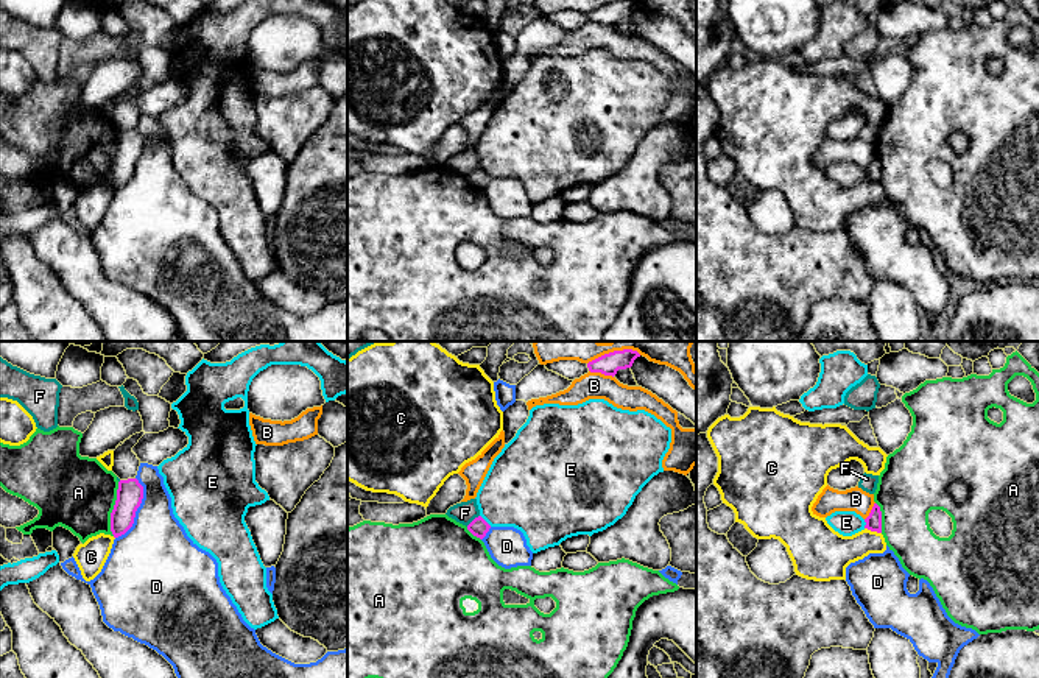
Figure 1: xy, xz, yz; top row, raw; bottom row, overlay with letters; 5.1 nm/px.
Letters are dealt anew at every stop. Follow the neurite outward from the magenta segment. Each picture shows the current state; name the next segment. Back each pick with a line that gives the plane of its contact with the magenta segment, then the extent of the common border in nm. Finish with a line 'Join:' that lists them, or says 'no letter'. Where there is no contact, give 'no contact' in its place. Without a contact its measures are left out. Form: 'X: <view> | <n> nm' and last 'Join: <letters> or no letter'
Join: no letter

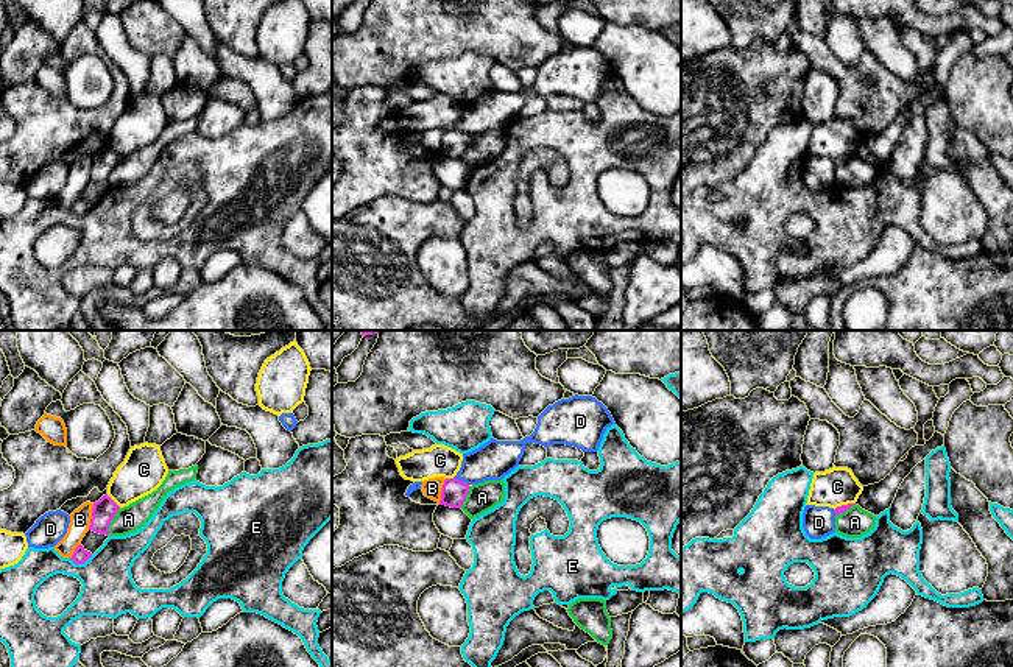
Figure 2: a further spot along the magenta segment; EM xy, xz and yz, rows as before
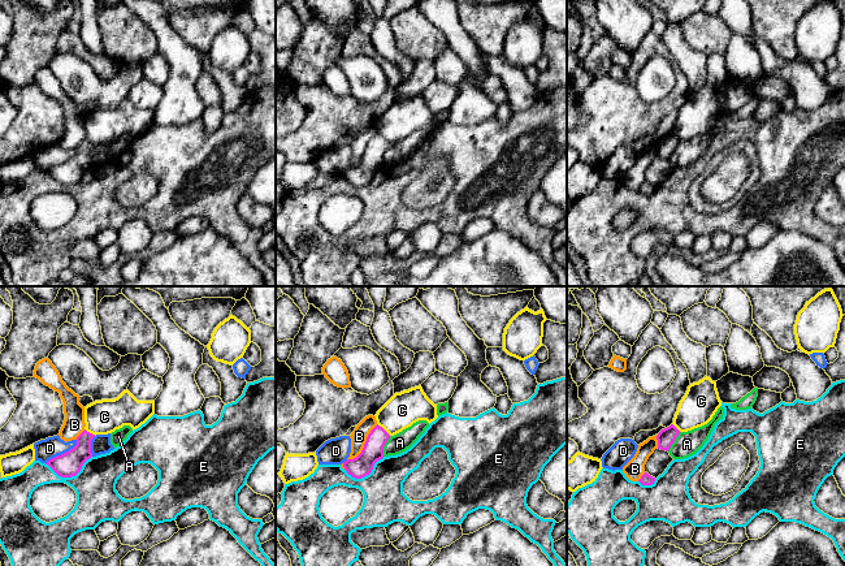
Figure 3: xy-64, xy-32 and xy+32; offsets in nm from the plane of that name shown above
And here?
Join: no letter

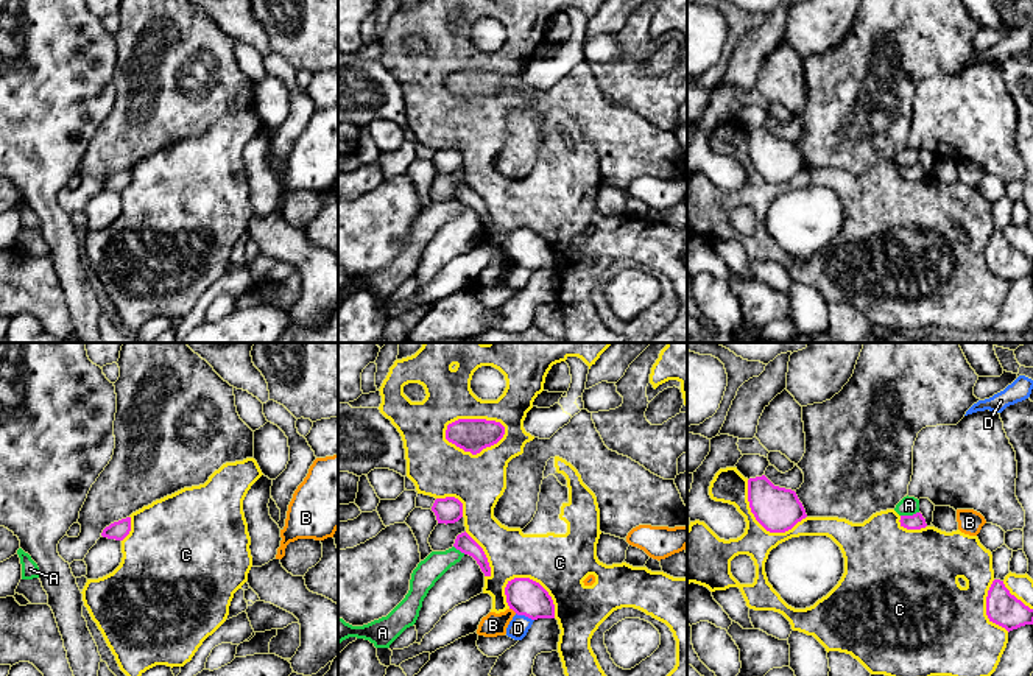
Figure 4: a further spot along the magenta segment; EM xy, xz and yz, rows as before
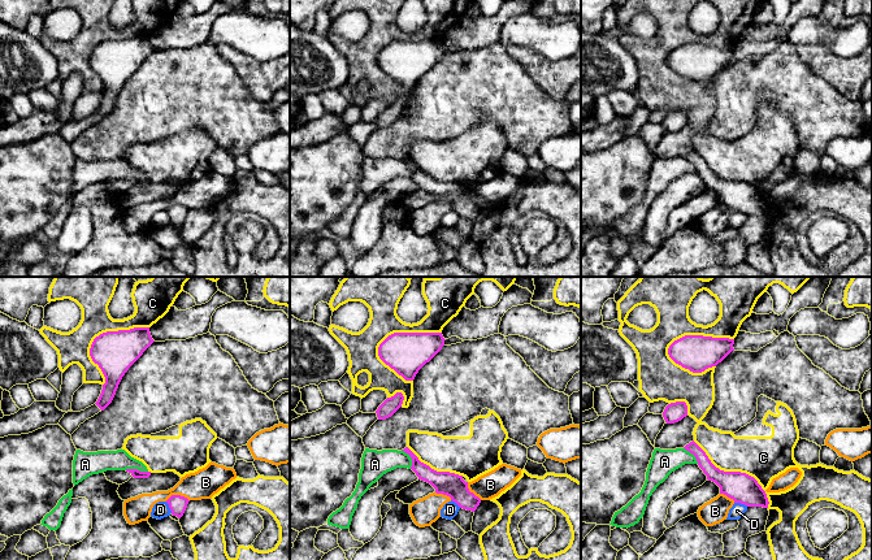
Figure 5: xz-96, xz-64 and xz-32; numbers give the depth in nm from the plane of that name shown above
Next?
Join: no letter

